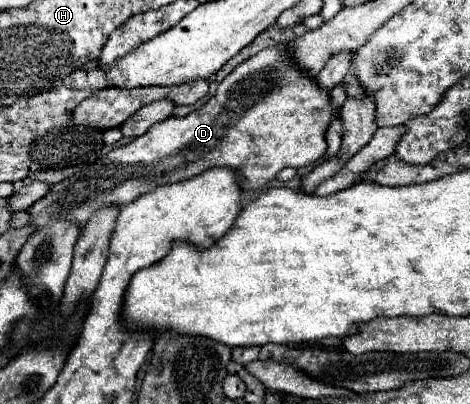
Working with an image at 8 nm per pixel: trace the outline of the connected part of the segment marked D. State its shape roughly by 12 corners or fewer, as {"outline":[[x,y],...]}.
{"outline":[[284,44],[54,184],[30,226],[82,228],[216,166],[258,190],[320,162],[336,110]]}

